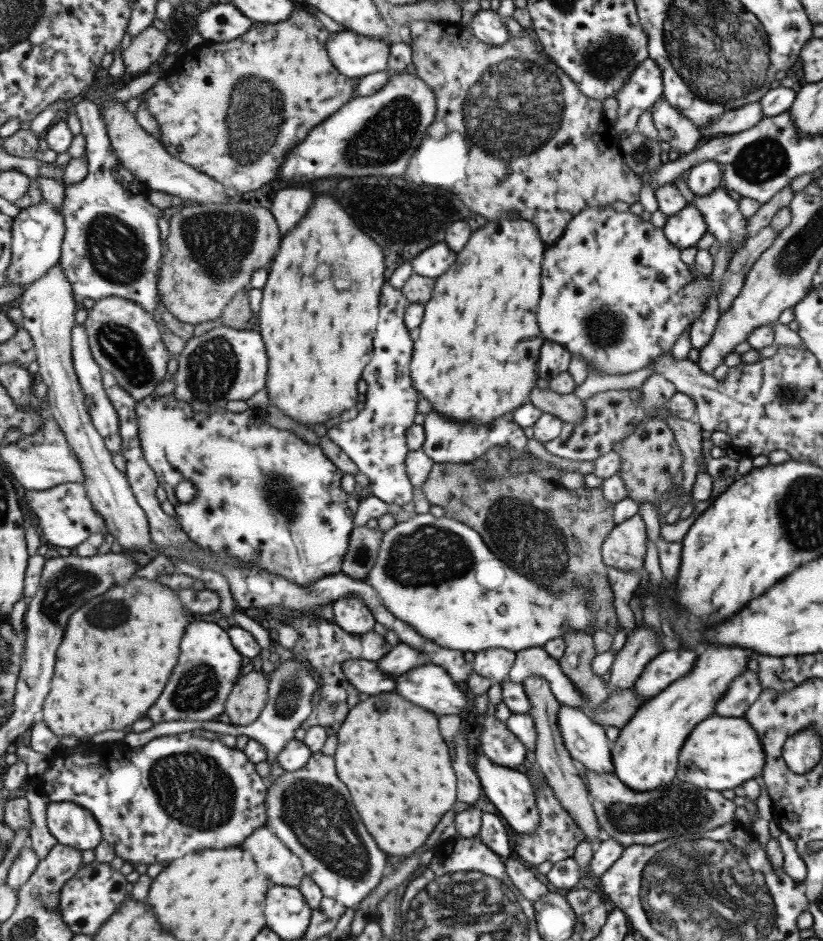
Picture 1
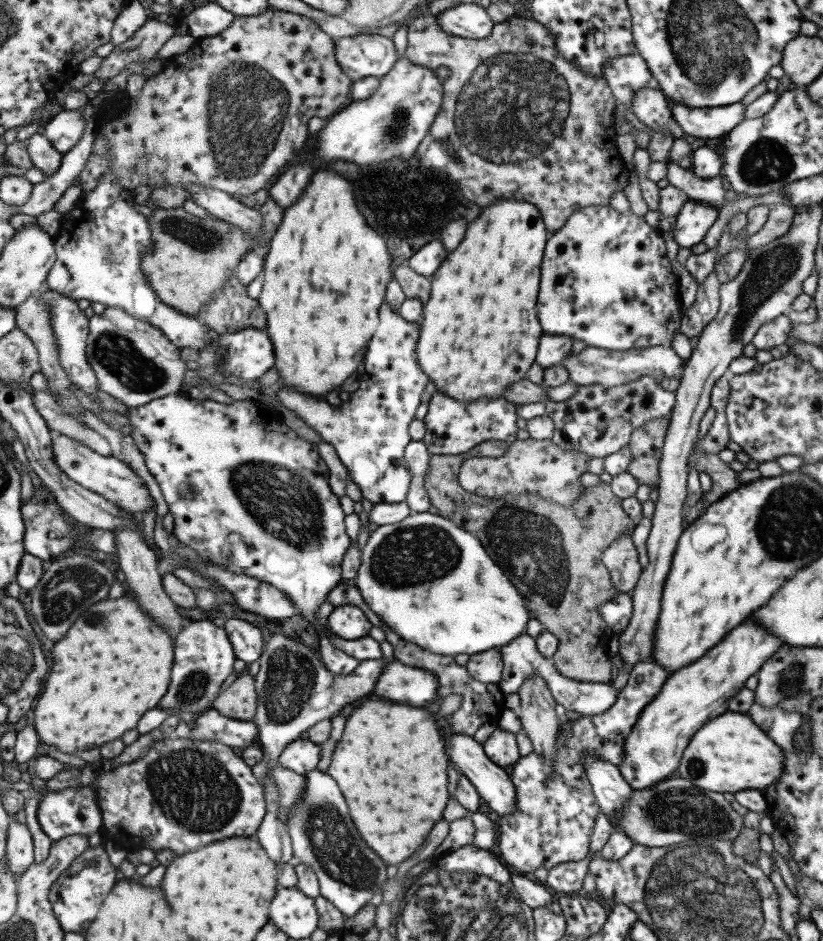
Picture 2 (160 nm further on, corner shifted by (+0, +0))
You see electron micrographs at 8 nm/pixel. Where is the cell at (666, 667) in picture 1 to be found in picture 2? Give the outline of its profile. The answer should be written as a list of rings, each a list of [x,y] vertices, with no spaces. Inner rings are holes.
[[[652,660],[634,664],[625,687],[618,692],[611,708],[599,715],[567,721],[561,726],[557,737],[557,762],[549,762],[545,756],[533,751],[513,765],[510,777],[516,786],[517,812],[511,816],[500,816],[496,850],[513,871],[530,875],[539,868],[551,870],[564,862],[577,862],[586,855],[598,804],[593,804],[589,774],[586,774],[581,756],[587,753],[619,768],[630,730],[668,676],[669,672]]]

